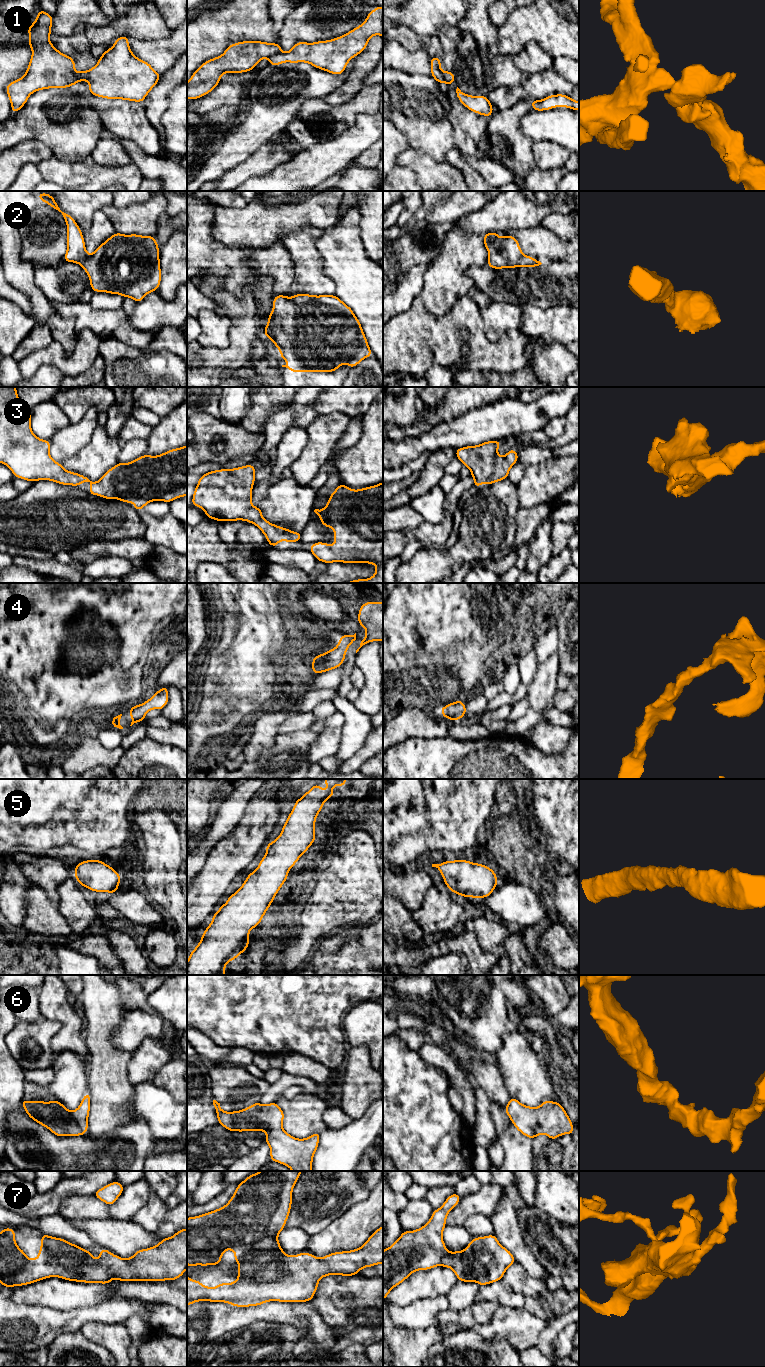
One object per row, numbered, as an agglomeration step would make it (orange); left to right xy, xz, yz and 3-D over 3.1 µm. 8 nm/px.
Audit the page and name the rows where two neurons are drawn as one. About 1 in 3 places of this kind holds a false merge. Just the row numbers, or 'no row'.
1

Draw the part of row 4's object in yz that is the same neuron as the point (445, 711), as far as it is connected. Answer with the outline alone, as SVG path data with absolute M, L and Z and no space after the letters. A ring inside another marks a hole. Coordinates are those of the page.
M461 700L449 703L440 709L443 717L448 718L450 721L458 721L463 718L467 713L466 706Z

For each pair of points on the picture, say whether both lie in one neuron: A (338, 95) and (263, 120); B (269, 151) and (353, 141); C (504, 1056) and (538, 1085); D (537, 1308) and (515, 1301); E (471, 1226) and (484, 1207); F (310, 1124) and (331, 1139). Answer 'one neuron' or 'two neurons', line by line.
A: two neurons
B: two neurons
C: one neuron
D: two neurons
E: two neurons
F: two neurons

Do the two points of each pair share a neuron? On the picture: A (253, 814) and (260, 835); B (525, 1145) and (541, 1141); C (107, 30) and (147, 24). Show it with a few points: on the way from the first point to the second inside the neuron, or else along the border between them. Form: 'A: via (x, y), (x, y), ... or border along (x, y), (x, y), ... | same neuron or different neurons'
A: via (256, 819), (256, 830) | same neuron
B: border along (531, 1139), (534, 1160) | different neurons
C: via (117, 28), (122, 25), (137, 24) | same neuron

